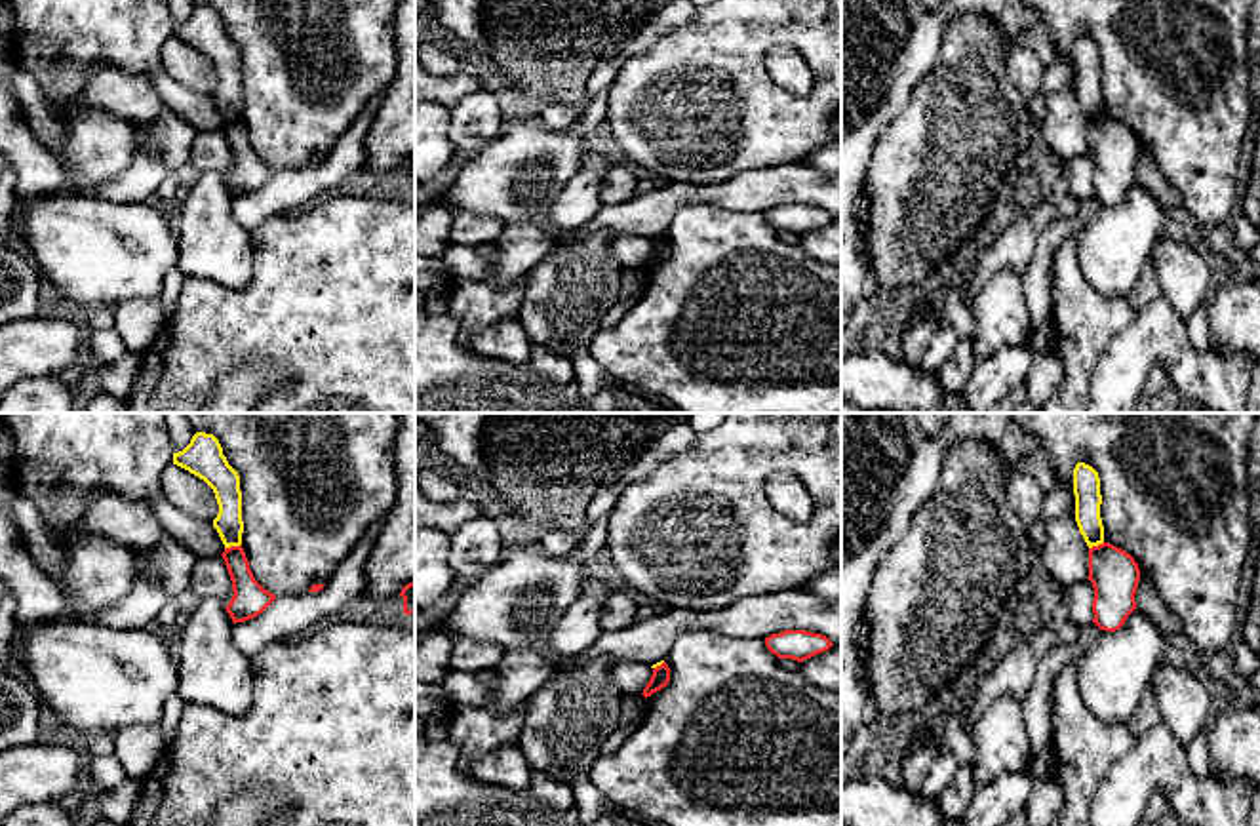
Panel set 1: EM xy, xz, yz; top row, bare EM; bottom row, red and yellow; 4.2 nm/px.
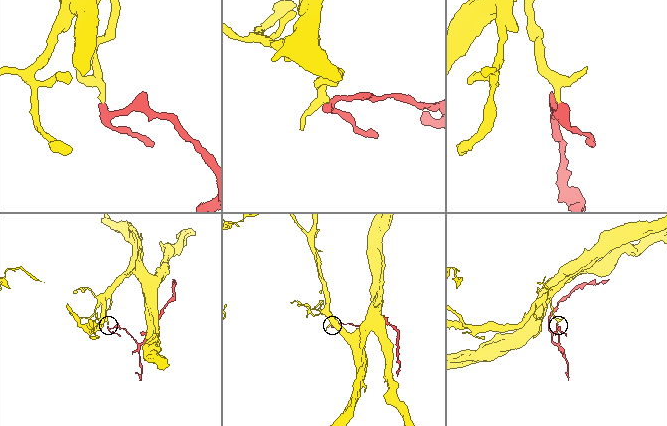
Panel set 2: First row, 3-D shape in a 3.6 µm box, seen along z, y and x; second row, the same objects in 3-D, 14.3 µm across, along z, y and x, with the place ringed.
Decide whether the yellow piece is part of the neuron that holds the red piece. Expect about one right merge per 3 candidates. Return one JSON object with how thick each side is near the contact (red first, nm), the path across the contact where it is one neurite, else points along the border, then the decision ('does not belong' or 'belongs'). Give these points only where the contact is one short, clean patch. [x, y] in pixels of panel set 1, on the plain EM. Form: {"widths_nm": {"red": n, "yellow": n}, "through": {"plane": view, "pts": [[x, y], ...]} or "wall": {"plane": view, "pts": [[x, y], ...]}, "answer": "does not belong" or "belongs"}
{"widths_nm": {"red": 150, "yellow": 120}, "wall": {"plane": "xy", "pts": [[240, 117], [225, 122]]}, "answer": "does not belong"}

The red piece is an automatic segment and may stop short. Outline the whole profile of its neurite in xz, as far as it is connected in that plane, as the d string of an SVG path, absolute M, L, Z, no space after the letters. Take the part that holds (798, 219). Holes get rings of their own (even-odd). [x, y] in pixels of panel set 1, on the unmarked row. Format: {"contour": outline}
{"contour": "M784 204L765 211L765 219L778 232L803 236L818 226L828 225L834 217L822 207L813 207L807 204Z"}

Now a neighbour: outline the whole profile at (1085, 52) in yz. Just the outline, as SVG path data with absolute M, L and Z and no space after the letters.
M1077 36L1073 42L1075 95L1089 122L1104 116L1104 99L1100 91L1100 51L1098 46Z

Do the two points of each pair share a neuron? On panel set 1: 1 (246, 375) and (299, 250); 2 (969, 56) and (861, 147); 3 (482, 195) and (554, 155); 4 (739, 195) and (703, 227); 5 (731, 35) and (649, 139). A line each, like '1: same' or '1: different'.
1: different
2: different
3: same
4: different
5: same

